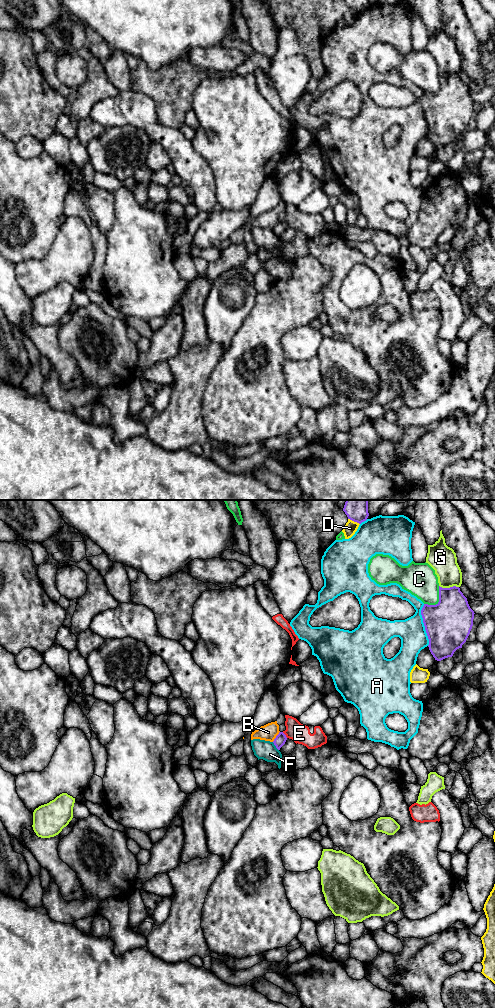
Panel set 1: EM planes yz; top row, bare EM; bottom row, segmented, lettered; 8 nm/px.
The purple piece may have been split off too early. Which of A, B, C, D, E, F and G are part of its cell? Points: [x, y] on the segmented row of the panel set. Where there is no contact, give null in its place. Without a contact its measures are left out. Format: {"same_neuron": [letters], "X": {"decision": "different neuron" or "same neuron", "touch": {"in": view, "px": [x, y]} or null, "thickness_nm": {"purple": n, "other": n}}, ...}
{"same_neuron": [], "A": {"decision": "different neuron", "touch": {"in": "yz", "px": [424, 625]}, "thickness_nm": {"purple": 360, "other": 220}}, "B": {"decision": "different neuron", "touch": {"in": "yz", "px": [276, 736]}, "thickness_nm": {"purple": 90, "other": 140}}, "C": {"decision": "different neuron", "touch": {"in": "yz", "px": [439, 601]}, "thickness_nm": {"purple": 360, "other": 260}}, "D": {"decision": "different neuron", "touch": {"in": "yz", "px": [354, 521]}, "thickness_nm": {"purple": 190, "other": 100}}, "E": {"decision": "different neuron", "touch": {"in": "yz", "px": [285, 735]}, "thickness_nm": {"purple": 90, "other": 160}}, "F": {"decision": "different neuron", "touch": {"in": "yz", "px": [275, 745]}, "thickness_nm": {"purple": 90, "other": 160}}, "G": {"decision": "different neuron", "touch": {"in": "yz", "px": [450, 587]}, "thickness_nm": {"purple": 340, "other": 220}}}

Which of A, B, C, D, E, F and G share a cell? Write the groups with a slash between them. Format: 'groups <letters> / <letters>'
groups A / B / C / D / E / F / G

